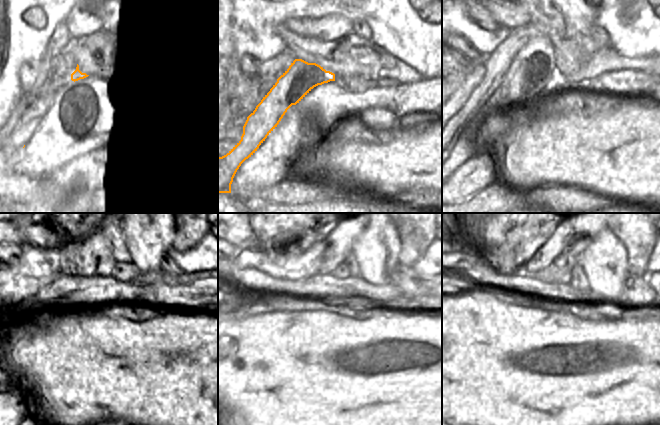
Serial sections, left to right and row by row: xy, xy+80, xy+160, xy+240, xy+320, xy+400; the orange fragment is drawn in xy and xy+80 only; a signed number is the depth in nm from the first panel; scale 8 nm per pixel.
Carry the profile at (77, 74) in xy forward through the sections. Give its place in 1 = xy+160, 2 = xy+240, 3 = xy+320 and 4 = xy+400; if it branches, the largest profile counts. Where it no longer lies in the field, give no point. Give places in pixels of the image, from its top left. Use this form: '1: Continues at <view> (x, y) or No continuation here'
1: Continues at xy+160 (531, 70)
2: Continues at xy+240 (92, 255)
3: Continues at xy+320 (330, 248)
4: Continues at xy+400 (570, 235).

